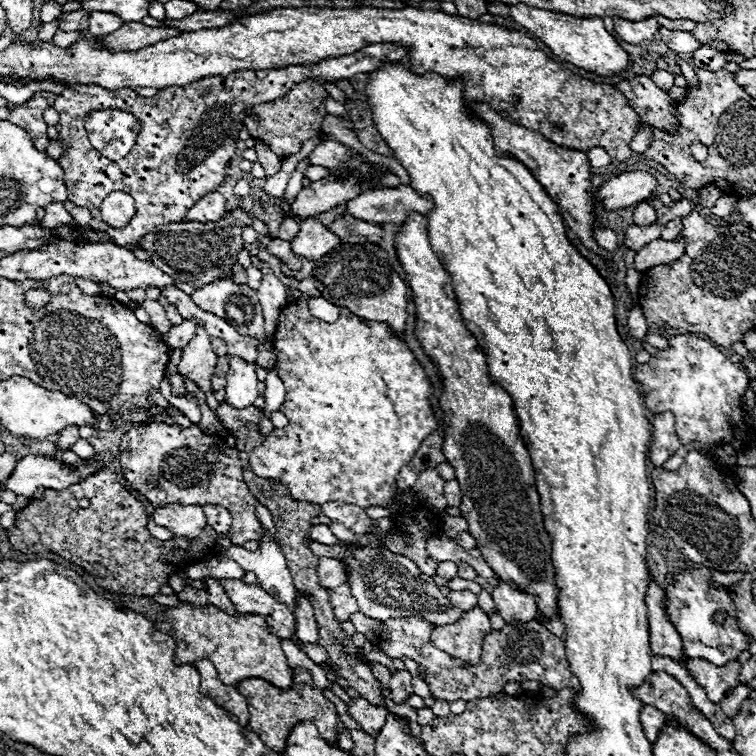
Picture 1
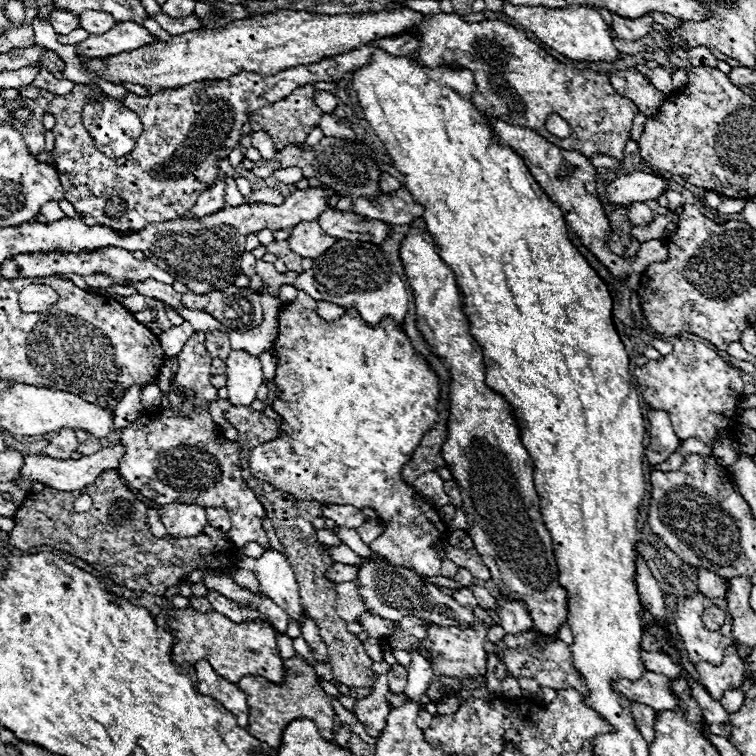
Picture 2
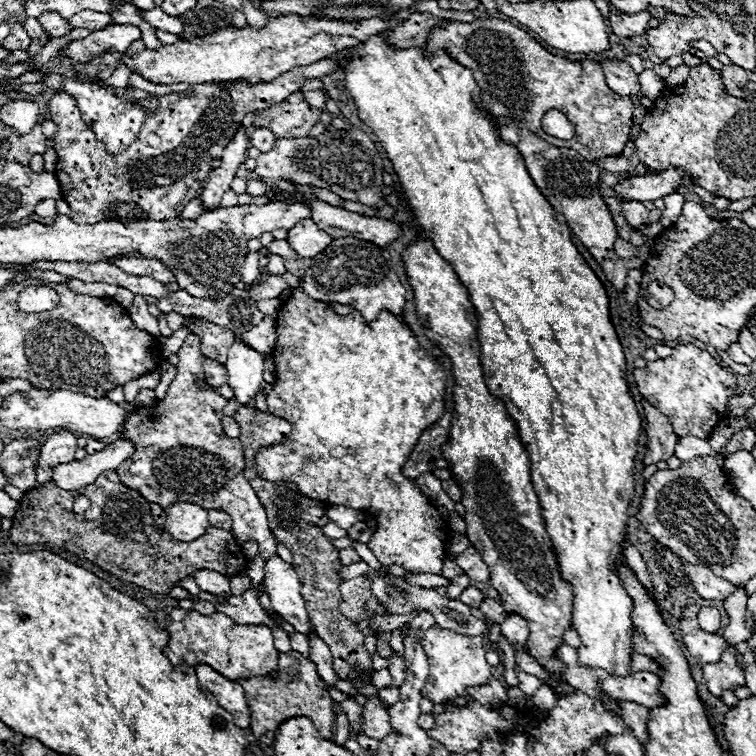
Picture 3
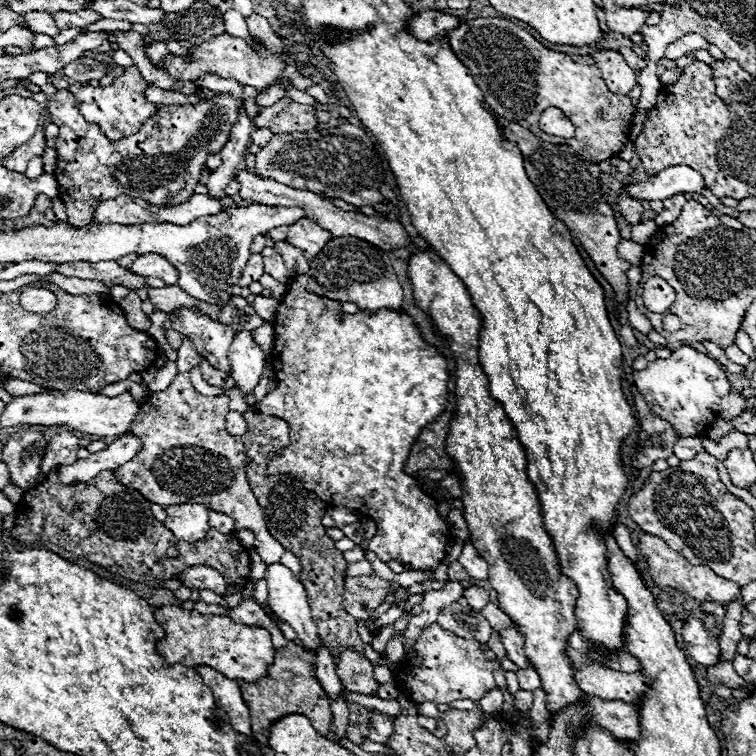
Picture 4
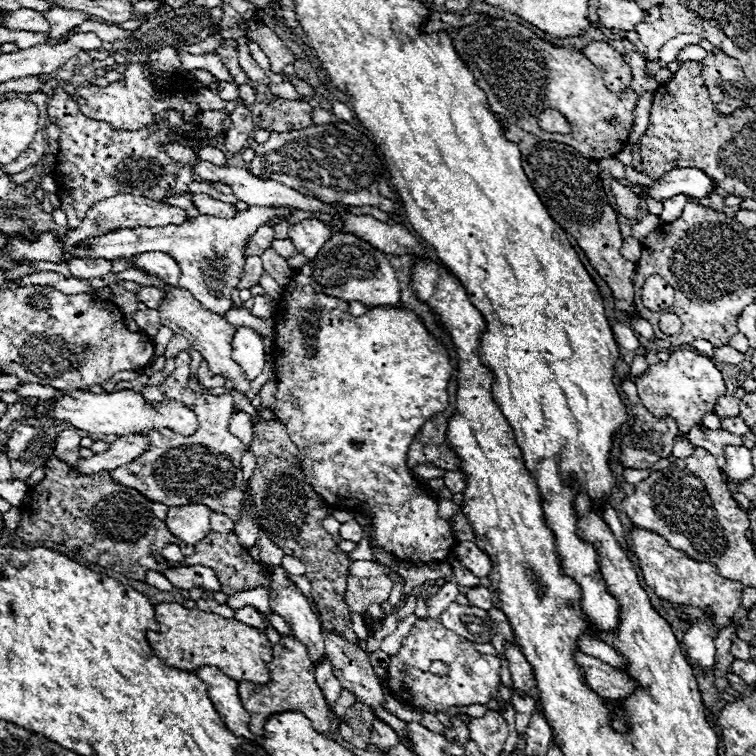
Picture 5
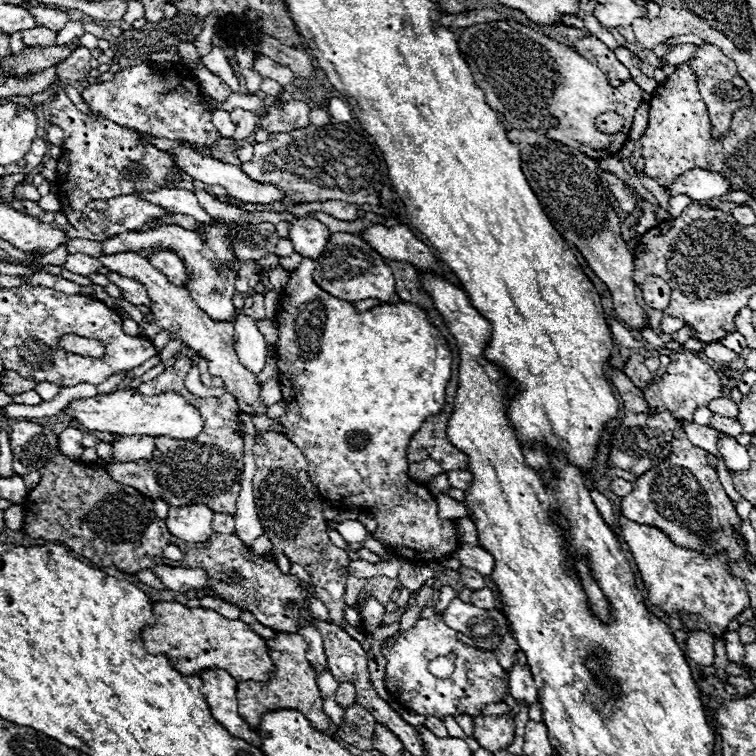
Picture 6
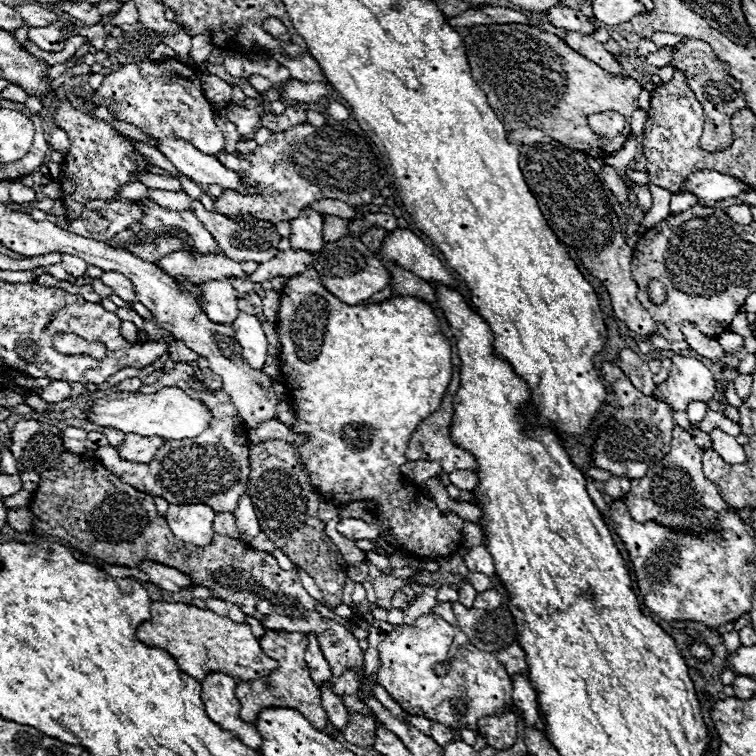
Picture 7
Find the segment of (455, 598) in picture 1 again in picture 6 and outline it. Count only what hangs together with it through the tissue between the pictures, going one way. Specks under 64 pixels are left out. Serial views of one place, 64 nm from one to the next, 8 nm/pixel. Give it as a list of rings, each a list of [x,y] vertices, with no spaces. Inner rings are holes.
[[[480,588],[480,590],[474,590],[472,592],[472,604],[478,606],[478,608],[484,608],[484,610],[492,610],[496,606],[496,600],[494,600],[494,592],[490,588]]]

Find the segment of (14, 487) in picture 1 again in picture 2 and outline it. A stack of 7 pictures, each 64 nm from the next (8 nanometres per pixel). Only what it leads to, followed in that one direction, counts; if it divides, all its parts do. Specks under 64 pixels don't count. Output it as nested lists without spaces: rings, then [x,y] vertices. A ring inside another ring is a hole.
[[[116,444],[112,448],[102,448],[100,452],[96,452],[92,456],[82,456],[78,460],[56,460],[50,456],[28,456],[28,458],[24,458],[24,464],[20,468],[20,480],[16,482],[16,486],[20,490],[24,490],[26,494],[32,492],[34,482],[42,482],[44,486],[50,486],[50,488],[56,488],[62,492],[72,492],[76,488],[84,488],[84,486],[92,484],[104,470],[118,468],[122,454],[124,454],[124,446]]]

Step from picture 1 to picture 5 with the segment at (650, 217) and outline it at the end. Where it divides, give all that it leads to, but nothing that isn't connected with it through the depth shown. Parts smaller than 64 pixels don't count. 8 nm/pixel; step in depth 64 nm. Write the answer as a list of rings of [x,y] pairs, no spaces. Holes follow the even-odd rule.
[[[603,172],[600,173],[600,177],[611,180],[611,189],[614,192],[614,196],[616,196],[616,202],[618,202],[618,212],[622,216],[626,216],[628,220],[638,218],[638,214],[640,214],[640,196],[636,196],[628,186],[620,184],[618,180],[614,180],[613,177]]]

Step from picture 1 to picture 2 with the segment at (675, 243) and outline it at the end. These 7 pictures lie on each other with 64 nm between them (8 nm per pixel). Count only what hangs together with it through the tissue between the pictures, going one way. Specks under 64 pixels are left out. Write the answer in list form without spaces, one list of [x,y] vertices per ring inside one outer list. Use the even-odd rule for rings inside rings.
[[[490,118],[490,124],[494,126],[494,134],[500,142],[500,146],[508,146],[512,148],[528,166],[530,174],[536,178],[536,182],[542,186],[542,190],[548,194],[548,198],[560,206],[564,220],[568,224],[568,228],[572,232],[578,234],[578,238],[582,240],[582,244],[612,272],[612,276],[628,276],[630,272],[642,272],[644,268],[648,268],[648,264],[652,262],[664,262],[670,258],[670,250],[666,246],[666,242],[662,240],[648,240],[640,246],[640,250],[636,252],[634,258],[624,260],[620,256],[616,256],[614,252],[610,252],[610,248],[606,246],[606,236],[612,232],[610,224],[606,220],[604,208],[598,200],[598,192],[596,192],[596,170],[594,166],[588,162],[586,156],[582,156],[576,150],[564,150],[564,148],[556,148],[554,144],[550,144],[548,140],[544,140],[540,134],[528,130],[528,128],[520,128],[520,126],[510,126],[498,118]]]

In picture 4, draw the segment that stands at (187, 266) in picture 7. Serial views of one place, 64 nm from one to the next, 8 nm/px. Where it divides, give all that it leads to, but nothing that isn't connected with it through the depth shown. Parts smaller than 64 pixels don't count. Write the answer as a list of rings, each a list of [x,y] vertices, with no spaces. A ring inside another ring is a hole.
[[[156,254],[138,256],[138,258],[130,264],[128,270],[130,270],[132,274],[160,278],[160,280],[164,280],[168,286],[170,286],[170,284],[176,284],[176,280],[178,280],[176,268],[172,268],[172,264],[168,264],[162,256],[156,256]]]

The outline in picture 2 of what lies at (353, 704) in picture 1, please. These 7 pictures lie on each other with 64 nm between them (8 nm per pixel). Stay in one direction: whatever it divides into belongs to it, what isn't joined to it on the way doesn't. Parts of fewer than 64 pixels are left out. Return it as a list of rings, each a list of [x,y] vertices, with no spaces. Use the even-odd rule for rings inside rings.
[[[380,674],[377,675],[372,694],[360,698],[354,704],[356,718],[364,724],[366,734],[372,738],[378,738],[380,732],[386,728],[386,718],[390,712],[386,694],[388,694],[388,674]]]

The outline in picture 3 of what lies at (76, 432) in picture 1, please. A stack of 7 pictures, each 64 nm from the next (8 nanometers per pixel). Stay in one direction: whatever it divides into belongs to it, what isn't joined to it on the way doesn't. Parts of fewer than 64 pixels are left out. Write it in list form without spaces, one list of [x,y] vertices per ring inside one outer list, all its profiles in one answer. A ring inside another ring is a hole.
[[[62,430],[58,434],[52,434],[44,442],[44,446],[40,448],[40,462],[46,468],[52,468],[52,464],[72,462],[76,450],[78,450],[76,436],[72,432],[68,432],[68,430]]]

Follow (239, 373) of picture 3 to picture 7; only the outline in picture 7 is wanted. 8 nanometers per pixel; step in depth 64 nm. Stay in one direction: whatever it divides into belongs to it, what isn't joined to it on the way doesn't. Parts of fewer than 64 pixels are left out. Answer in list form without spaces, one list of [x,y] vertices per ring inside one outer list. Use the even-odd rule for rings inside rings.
[[[240,312],[238,318],[232,324],[236,332],[236,340],[242,348],[242,358],[252,366],[252,368],[262,368],[266,354],[268,354],[268,342],[262,332],[262,324],[256,316]]]

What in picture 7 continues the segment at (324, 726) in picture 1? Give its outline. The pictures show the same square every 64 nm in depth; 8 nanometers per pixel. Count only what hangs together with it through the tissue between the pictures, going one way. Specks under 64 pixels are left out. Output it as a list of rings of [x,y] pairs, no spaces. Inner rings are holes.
[[[268,630],[268,634],[260,638],[260,646],[264,648],[266,656],[270,656],[278,662],[278,668],[262,680],[250,680],[246,684],[236,686],[236,698],[240,700],[240,718],[254,724],[254,720],[262,712],[262,708],[294,708],[308,722],[312,722],[318,730],[324,728],[328,724],[328,716],[320,704],[320,690],[314,684],[308,664],[304,660],[308,638],[300,632]]]

